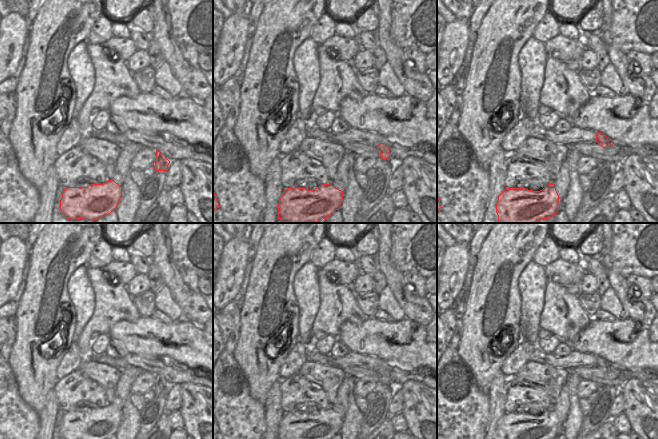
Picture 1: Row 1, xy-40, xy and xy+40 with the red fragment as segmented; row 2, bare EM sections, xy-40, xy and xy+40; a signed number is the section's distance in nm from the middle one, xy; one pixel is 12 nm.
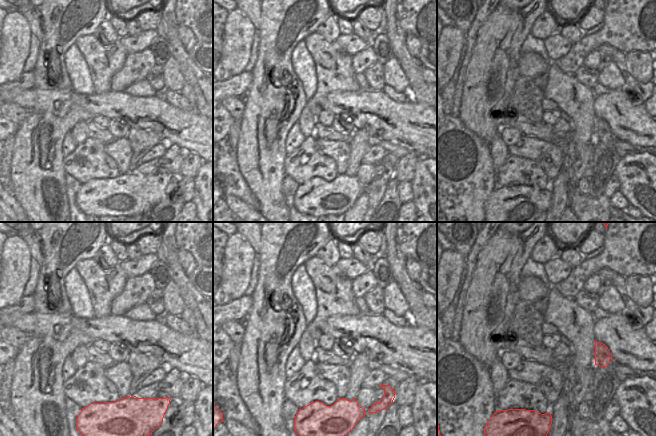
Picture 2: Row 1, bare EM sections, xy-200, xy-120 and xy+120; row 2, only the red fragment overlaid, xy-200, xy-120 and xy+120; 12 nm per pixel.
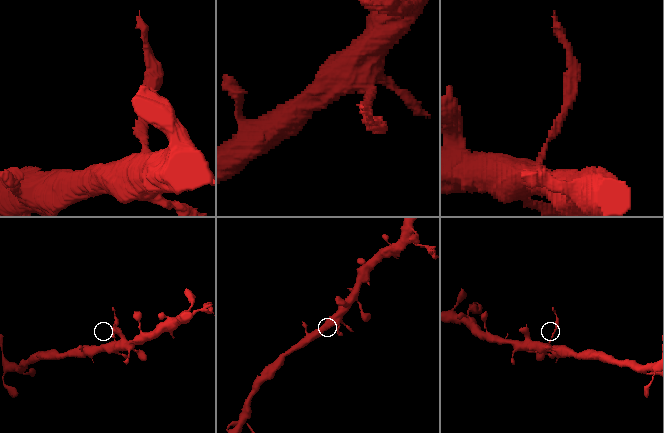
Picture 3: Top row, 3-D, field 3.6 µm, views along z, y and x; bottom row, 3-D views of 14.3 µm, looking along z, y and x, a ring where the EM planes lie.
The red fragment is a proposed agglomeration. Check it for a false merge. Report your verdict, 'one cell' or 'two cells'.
two cells

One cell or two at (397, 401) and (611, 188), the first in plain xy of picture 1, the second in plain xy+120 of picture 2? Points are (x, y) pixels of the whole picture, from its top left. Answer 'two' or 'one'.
one

